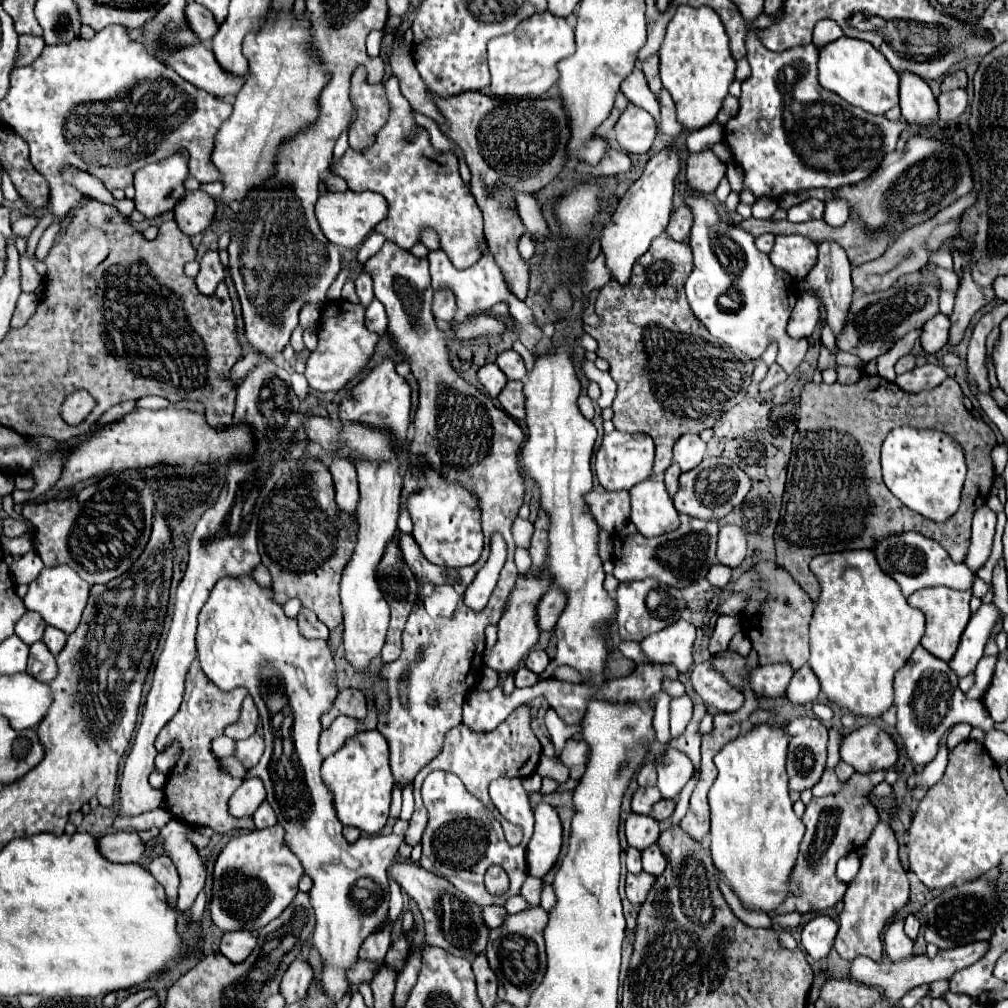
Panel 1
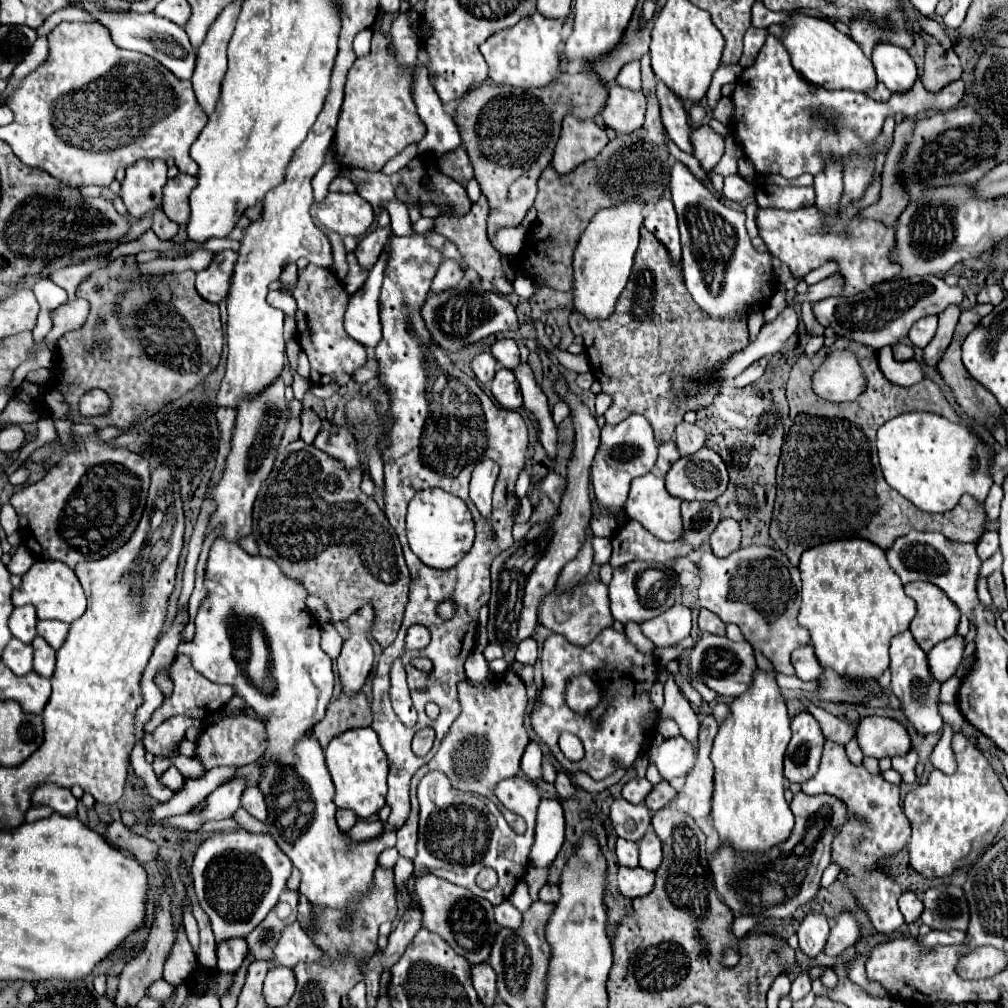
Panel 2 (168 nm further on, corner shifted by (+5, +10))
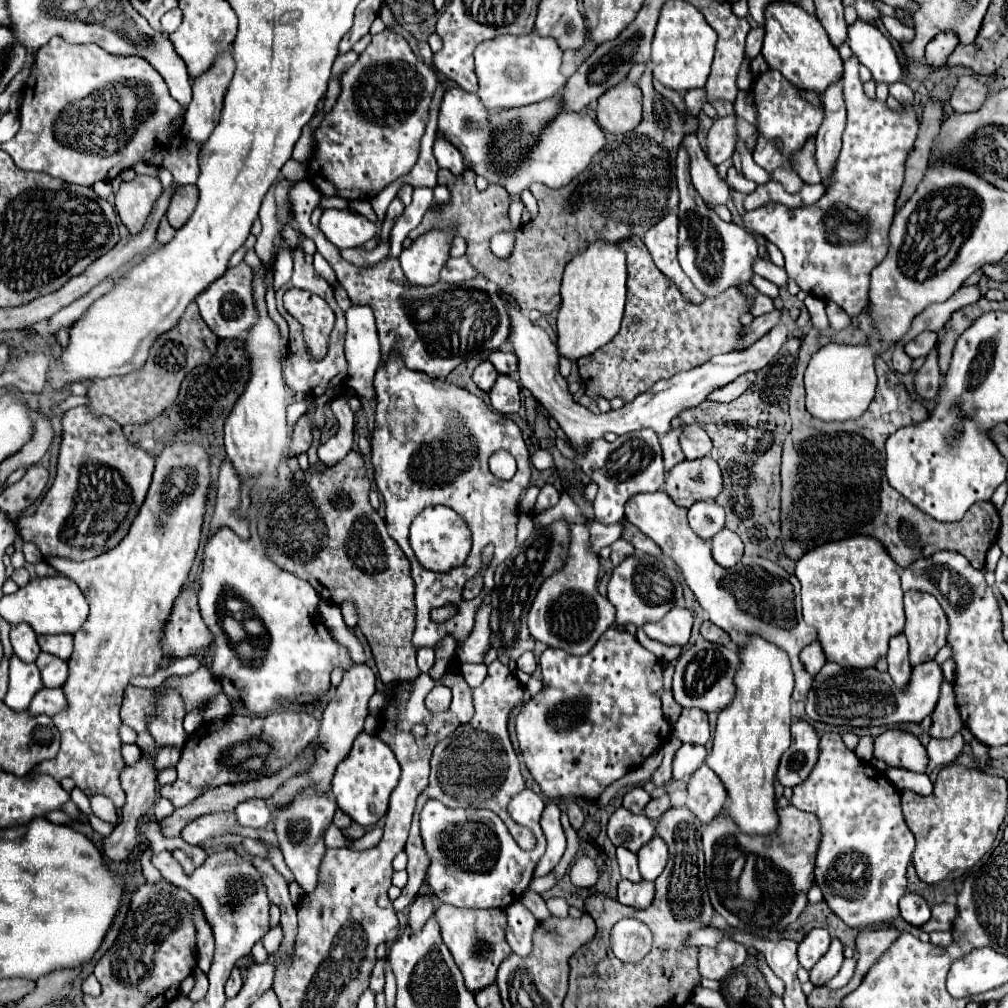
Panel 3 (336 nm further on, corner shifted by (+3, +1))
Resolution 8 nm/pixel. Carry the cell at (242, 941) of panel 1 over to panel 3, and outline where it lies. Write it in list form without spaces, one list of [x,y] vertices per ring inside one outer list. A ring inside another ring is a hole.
[[[234,969],[234,973],[230,975],[230,979],[228,979],[228,983],[226,983],[226,997],[228,997],[228,999],[236,997],[238,991],[240,991],[240,987],[242,987],[242,977],[240,977],[238,969]]]

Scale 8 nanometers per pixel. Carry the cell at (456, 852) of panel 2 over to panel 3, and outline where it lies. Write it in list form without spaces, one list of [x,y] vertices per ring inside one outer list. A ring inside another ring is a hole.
[[[524,789],[518,797],[528,797],[528,807],[536,807],[536,847],[524,851],[514,843],[506,825],[496,813],[486,809],[446,809],[440,801],[428,801],[420,813],[420,829],[426,851],[430,855],[428,885],[432,893],[454,907],[468,909],[490,909],[490,907],[508,907],[512,901],[518,901],[532,881],[532,873],[546,849],[546,837],[540,829],[540,815],[544,801],[536,793]],[[440,813],[442,821],[440,821]],[[448,813],[448,815],[446,815]]]

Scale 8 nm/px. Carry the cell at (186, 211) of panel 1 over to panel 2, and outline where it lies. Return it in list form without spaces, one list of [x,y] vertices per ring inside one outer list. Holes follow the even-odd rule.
[[[178,174],[176,178],[168,180],[164,186],[164,200],[162,200],[162,210],[166,212],[168,218],[172,218],[176,224],[186,224],[190,218],[190,206],[188,198],[190,192],[196,188],[198,180],[196,176],[188,174]]]

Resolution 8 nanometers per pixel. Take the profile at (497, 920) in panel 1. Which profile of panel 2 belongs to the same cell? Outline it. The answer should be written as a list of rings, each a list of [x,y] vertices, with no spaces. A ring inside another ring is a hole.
[[[504,900],[504,904],[494,908],[494,916],[496,916],[496,922],[500,926],[506,926],[512,930],[516,930],[520,926],[520,920],[522,920],[522,914],[508,900]]]

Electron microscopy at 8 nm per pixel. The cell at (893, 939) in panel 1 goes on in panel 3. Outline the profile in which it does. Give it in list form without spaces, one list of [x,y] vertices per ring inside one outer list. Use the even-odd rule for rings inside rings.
[[[824,733],[820,737],[820,753],[814,771],[804,783],[794,787],[790,805],[800,811],[814,813],[820,821],[820,847],[816,853],[816,885],[822,889],[830,911],[854,929],[872,929],[888,923],[900,915],[898,901],[906,893],[906,869],[914,851],[914,835],[908,829],[902,809],[900,791],[874,765],[860,761],[850,751],[838,733]]]

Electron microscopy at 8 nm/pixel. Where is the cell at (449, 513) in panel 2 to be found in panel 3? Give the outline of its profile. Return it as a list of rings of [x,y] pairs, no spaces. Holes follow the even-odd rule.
[[[434,505],[430,509],[424,509],[410,527],[410,545],[418,557],[418,561],[432,571],[450,571],[454,567],[458,567],[462,563],[462,559],[466,559],[466,555],[470,553],[470,531],[466,529],[466,523],[462,523],[462,519],[444,505]]]

